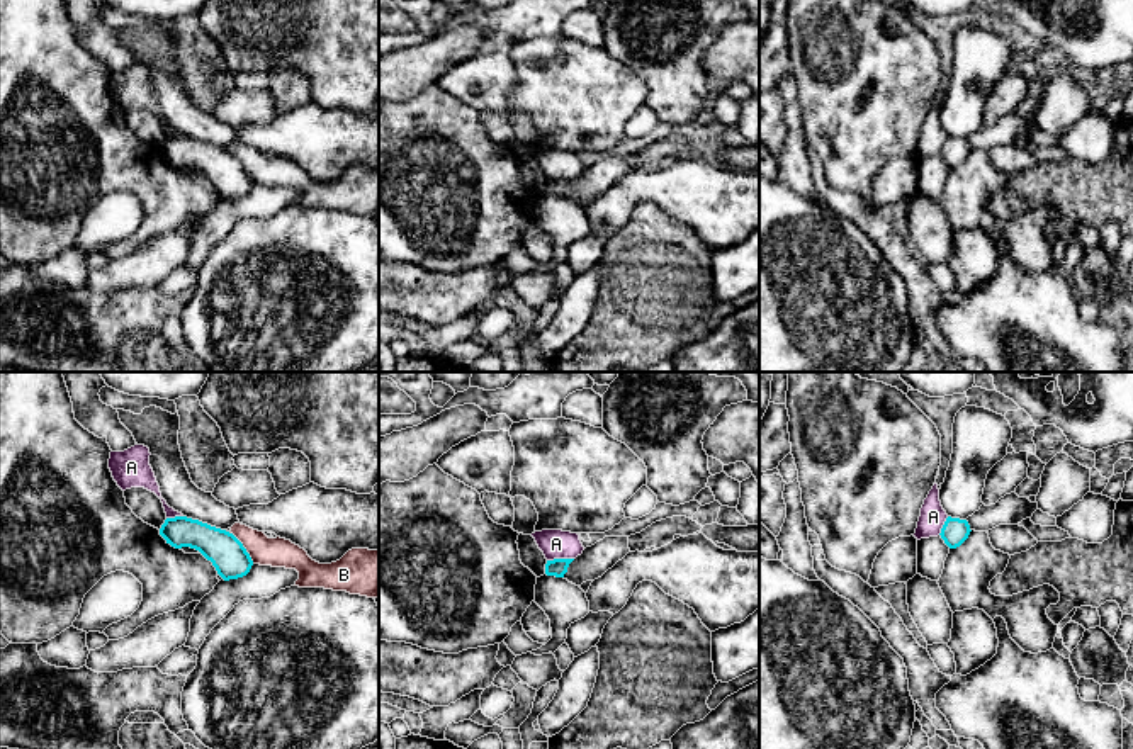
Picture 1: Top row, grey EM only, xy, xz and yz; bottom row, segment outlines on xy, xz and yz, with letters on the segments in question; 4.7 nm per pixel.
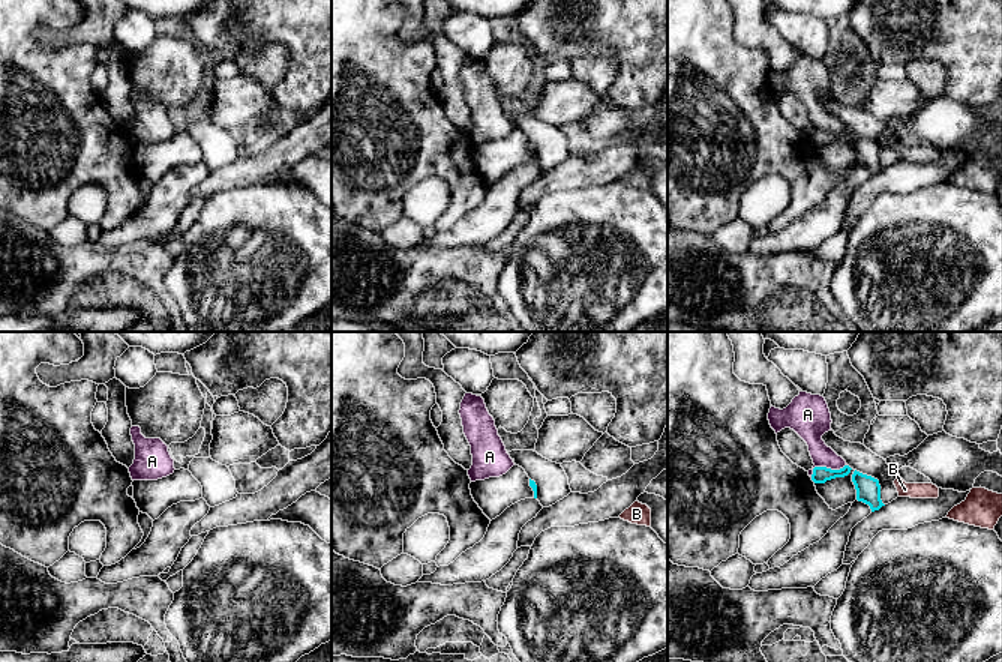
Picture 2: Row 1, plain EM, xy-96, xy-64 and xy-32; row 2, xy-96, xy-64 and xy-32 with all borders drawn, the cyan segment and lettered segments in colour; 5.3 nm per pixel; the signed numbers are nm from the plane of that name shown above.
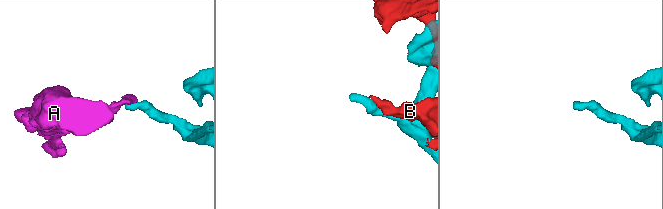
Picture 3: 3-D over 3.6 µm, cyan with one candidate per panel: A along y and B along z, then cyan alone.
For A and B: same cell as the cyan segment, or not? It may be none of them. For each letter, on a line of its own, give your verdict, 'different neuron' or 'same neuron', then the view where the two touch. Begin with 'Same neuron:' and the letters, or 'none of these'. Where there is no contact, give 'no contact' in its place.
Same neuron: none of these
A: different neuron; meets cyan in xz
B: different neuron; meets cyan in xy

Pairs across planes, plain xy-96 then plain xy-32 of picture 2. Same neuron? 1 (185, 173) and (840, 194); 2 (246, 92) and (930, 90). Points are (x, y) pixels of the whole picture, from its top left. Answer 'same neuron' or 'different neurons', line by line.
1: same neuron
2: different neurons

